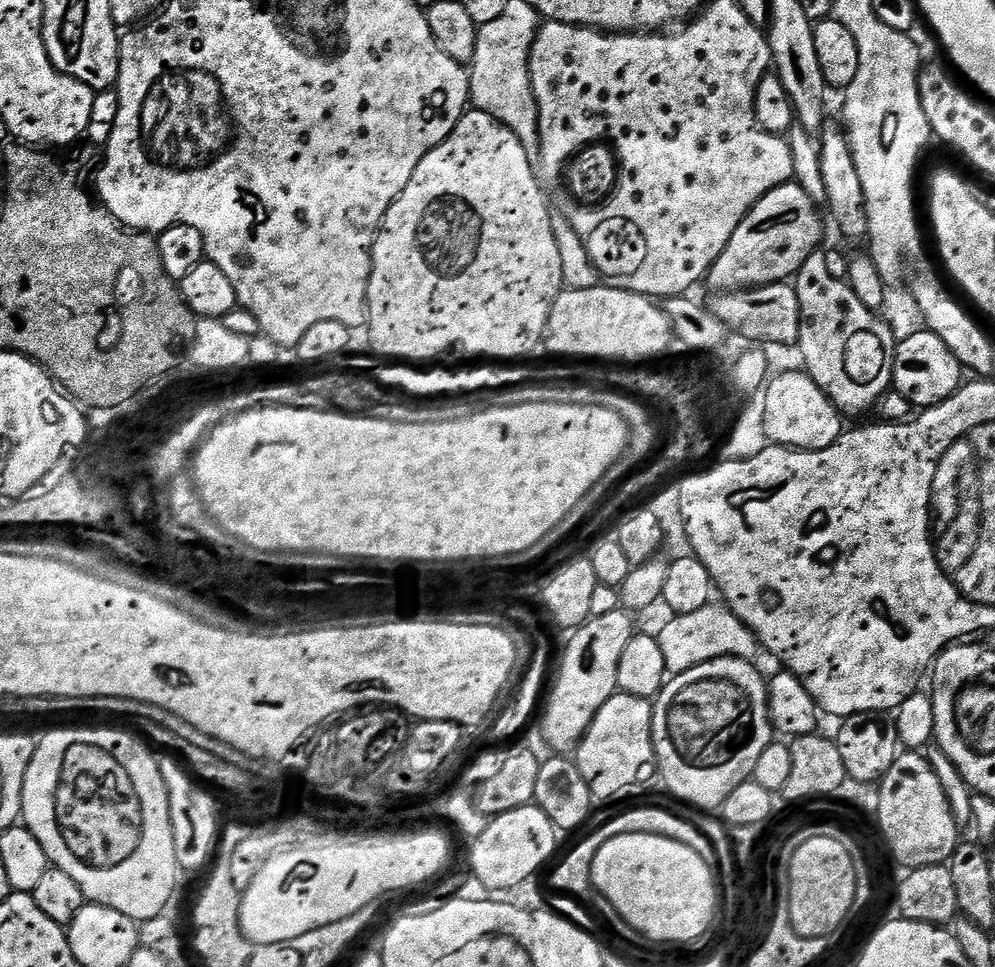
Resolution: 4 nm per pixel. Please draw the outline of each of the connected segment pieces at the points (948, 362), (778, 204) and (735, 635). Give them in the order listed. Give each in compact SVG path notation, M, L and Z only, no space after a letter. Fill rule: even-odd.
M923 330L901 339L896 346L892 388L917 409L932 408L946 402L962 386L962 367L958 358L938 334Z
M789 182L770 190L759 202L749 210L746 218L734 230L734 238L726 242L726 250L714 262L708 271L706 284L717 288L723 294L736 289L762 287L763 284L791 281L800 267L808 261L808 256L821 247L820 239L824 236L824 224L820 221L820 212L816 209L817 201L796 182Z
M709 602L702 610L694 610L694 614L673 615L672 620L664 624L664 629L658 632L662 646L662 656L666 658L668 672L675 674L685 672L694 666L702 666L707 660L717 660L723 656L740 656L748 648L748 640L753 639L750 631L727 606L715 608L715 603Z

